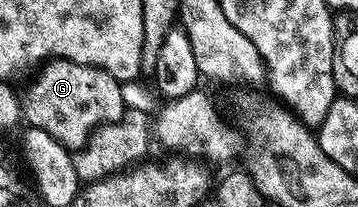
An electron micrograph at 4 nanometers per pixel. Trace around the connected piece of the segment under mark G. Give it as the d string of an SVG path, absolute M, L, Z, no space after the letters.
M54 57L41 69L26 85L25 92L20 92L21 119L29 127L51 133L51 137L55 137L55 141L59 141L64 147L84 147L97 127L120 119L127 109L125 95L121 92L122 80L111 77L111 73L103 69Z

